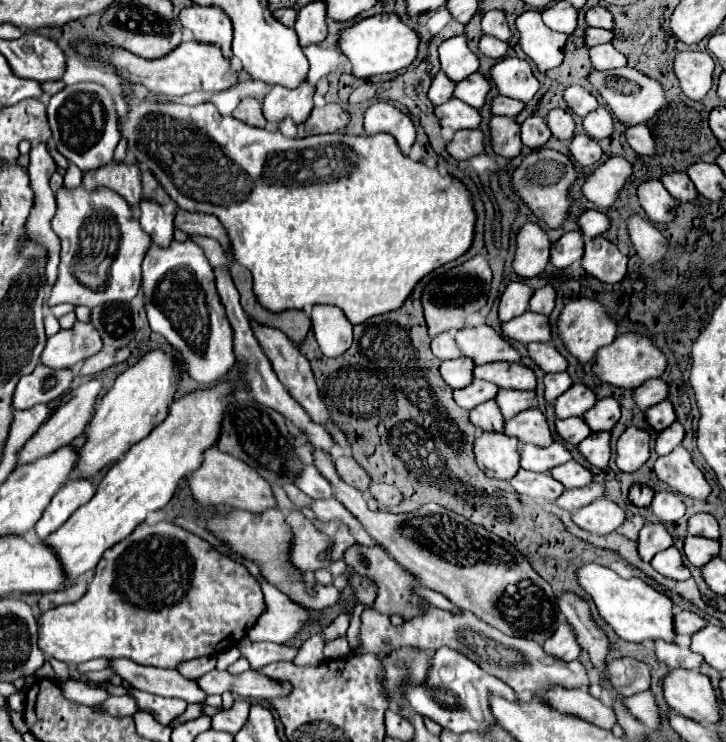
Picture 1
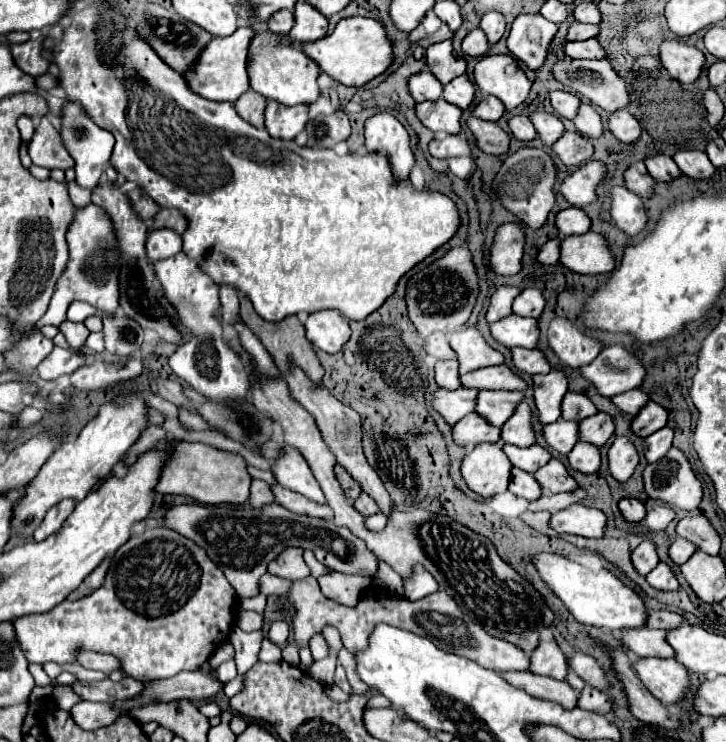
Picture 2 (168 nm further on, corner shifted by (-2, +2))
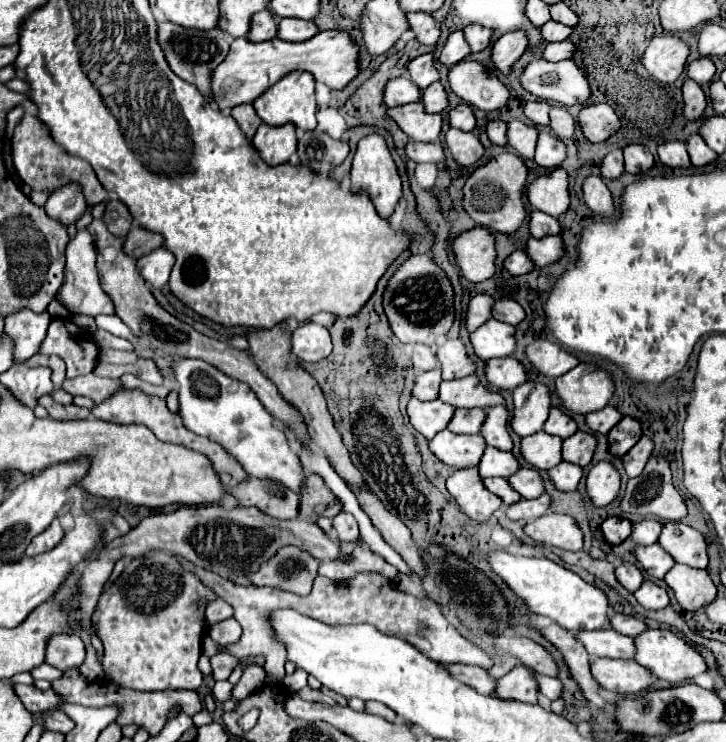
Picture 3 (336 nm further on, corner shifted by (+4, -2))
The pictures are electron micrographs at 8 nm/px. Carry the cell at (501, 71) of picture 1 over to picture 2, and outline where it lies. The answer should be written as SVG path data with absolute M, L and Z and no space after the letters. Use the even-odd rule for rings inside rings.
M512 56L480 58L480 62L474 66L472 80L484 94L492 94L502 100L506 110L520 106L532 88L530 78Z

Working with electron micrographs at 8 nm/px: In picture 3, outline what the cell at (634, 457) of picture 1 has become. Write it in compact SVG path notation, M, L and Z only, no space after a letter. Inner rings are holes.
M598 462L586 476L586 494L596 508L608 506L620 490L620 474L608 462Z

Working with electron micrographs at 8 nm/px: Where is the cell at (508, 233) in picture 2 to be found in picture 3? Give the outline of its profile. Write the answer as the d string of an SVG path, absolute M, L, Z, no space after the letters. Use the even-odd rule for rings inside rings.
M476 226L452 238L450 252L468 282L484 282L494 274L494 238L488 228Z

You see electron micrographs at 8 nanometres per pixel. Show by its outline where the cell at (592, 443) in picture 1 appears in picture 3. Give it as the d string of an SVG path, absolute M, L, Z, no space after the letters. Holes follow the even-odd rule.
M560 462L556 468L548 470L548 478L550 478L550 482L554 484L556 490L572 492L572 490L576 490L576 486L582 478L582 470L576 464Z

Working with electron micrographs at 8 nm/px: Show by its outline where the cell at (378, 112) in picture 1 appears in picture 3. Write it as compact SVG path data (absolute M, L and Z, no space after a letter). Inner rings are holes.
M368 134L366 138L360 140L358 144L358 150L356 150L356 156L354 156L354 164L352 164L352 170L350 170L350 180L352 180L352 186L350 190L352 192L368 192L376 212L382 216L382 218L390 218L396 210L396 204L398 200L402 198L402 182L400 182L400 176L398 176L398 170L396 170L396 164L388 152L388 146L386 146L386 140L378 134Z

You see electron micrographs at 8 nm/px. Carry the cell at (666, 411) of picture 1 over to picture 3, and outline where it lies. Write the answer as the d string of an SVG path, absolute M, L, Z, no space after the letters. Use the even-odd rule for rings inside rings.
M626 416L608 434L608 450L614 456L624 456L642 436L640 422Z

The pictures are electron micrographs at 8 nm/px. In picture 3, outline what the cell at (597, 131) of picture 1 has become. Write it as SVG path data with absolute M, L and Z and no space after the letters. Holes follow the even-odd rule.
M554 106L550 110L550 130L560 140L572 138L574 130L576 130L576 122L572 120L572 116L566 112L564 106Z

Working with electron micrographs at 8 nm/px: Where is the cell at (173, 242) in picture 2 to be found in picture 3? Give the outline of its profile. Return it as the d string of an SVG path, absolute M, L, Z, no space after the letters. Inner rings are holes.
M158 248L158 250L142 256L136 264L140 276L152 288L164 288L164 284L168 282L172 266L174 266L174 258L172 258L172 252L168 252L166 248Z

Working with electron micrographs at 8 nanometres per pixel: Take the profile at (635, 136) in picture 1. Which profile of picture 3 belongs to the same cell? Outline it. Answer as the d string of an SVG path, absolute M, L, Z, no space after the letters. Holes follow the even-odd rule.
M586 104L578 112L578 126L586 140L604 142L620 128L620 120L608 104Z

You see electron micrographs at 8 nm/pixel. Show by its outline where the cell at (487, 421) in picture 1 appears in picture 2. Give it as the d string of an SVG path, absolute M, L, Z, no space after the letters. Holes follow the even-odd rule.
M470 412L470 416L464 416L458 424L454 424L454 442L460 446L498 442L498 440L500 440L500 428L486 424L486 420L478 416L478 412Z

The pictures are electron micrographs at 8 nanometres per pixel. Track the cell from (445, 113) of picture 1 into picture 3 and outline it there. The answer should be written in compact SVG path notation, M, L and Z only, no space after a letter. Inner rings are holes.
M420 102L388 108L388 116L416 142L436 142L442 130L442 116L424 112Z

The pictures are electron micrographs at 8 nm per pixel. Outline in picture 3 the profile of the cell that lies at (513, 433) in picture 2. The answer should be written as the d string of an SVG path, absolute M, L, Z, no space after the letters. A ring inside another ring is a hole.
M494 406L486 410L486 418L480 428L480 434L484 436L486 444L498 450L512 450L512 438L508 434L508 420L510 420L510 414L506 406Z

